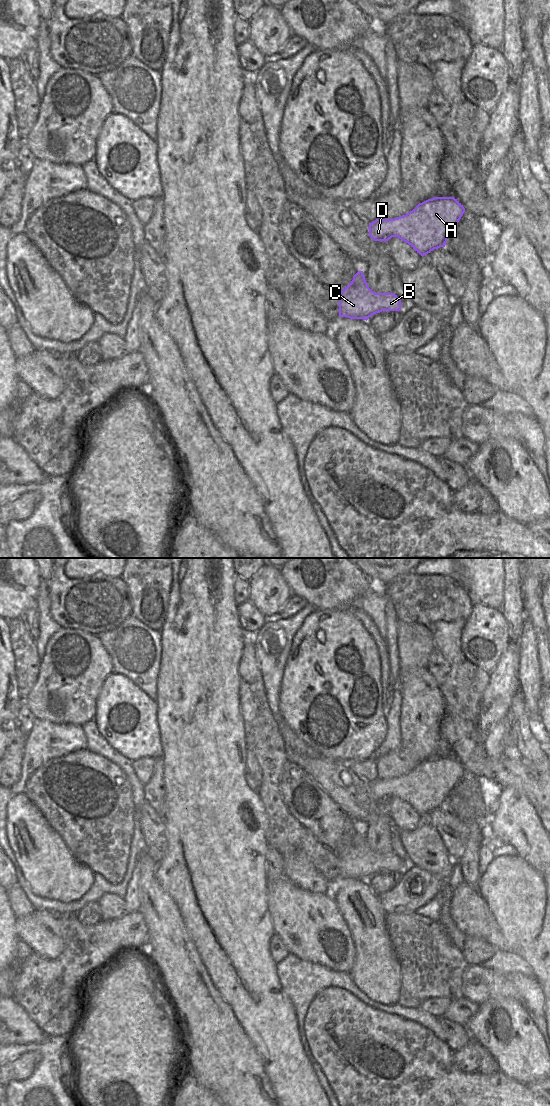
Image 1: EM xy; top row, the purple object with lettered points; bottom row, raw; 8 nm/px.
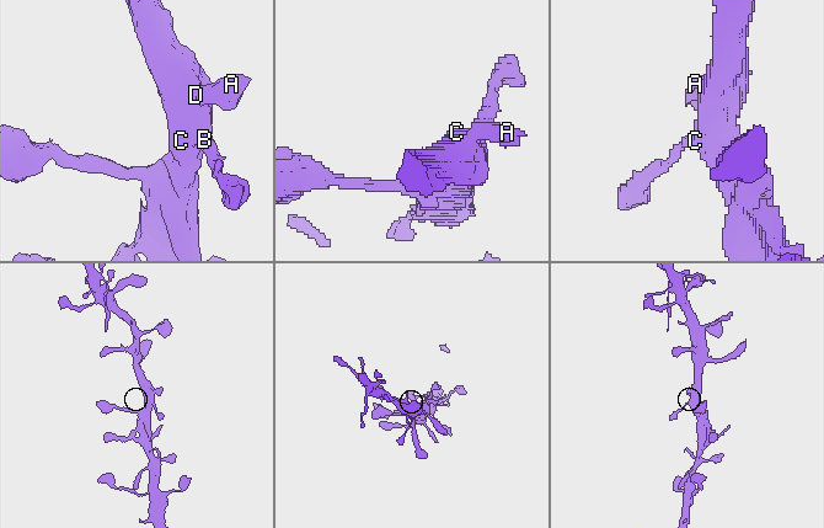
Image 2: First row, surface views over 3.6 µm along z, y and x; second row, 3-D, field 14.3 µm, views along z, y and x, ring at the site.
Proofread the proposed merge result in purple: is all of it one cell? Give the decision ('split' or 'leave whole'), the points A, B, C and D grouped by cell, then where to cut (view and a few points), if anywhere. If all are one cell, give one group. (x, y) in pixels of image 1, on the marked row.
leave whole; A B C D; no cut

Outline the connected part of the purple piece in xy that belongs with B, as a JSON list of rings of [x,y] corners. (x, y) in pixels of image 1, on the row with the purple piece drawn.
[[[358,271],[353,280],[340,292],[339,317],[368,320],[382,311],[400,311],[401,300],[394,293],[376,293],[372,291],[363,274]]]

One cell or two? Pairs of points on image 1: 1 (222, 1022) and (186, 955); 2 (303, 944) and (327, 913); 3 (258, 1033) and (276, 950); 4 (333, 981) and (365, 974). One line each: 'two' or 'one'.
1: one
2: one
3: two
4: two

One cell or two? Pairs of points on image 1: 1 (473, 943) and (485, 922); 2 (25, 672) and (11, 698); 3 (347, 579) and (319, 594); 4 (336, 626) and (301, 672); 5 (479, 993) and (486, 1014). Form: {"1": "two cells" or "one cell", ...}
{"1": "two cells", "2": "two cells", "3": "one cell", "4": "one cell", "5": "two cells"}

